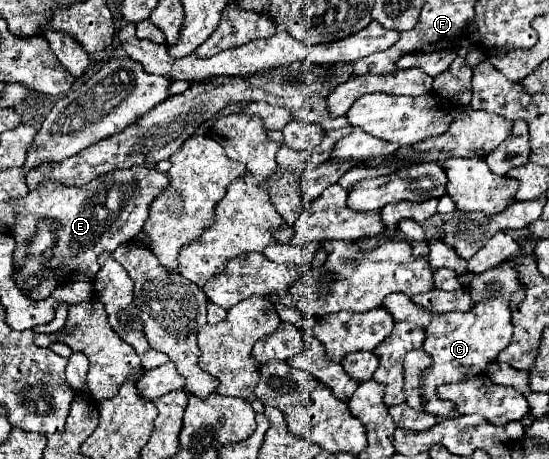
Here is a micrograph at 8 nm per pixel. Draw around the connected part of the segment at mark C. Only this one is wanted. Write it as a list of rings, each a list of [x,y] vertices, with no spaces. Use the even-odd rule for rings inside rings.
[[[501,263],[501,267],[493,267],[493,271],[483,271],[475,275],[469,283],[469,293],[475,303],[467,313],[433,313],[417,307],[407,295],[393,293],[385,297],[383,307],[391,313],[395,321],[417,323],[425,331],[423,351],[431,357],[431,367],[421,373],[421,397],[423,397],[423,411],[445,419],[455,413],[453,403],[439,399],[437,387],[445,383],[459,383],[465,379],[475,379],[485,375],[493,363],[497,363],[497,355],[505,351],[509,339],[513,337],[513,323],[511,323],[511,307],[517,299],[525,297],[525,287],[517,279],[517,269],[513,263]],[[439,335],[439,341],[435,341]]]

